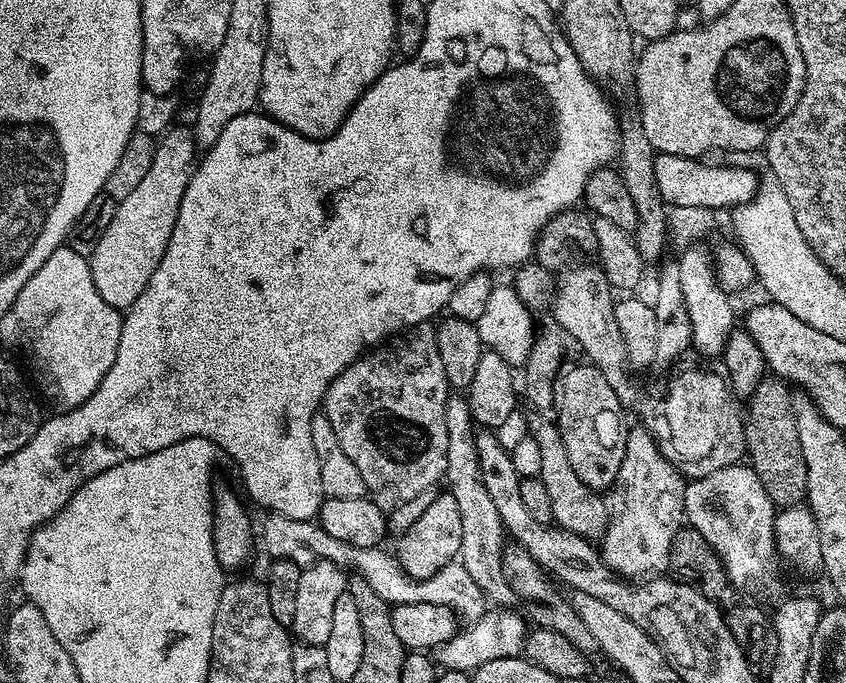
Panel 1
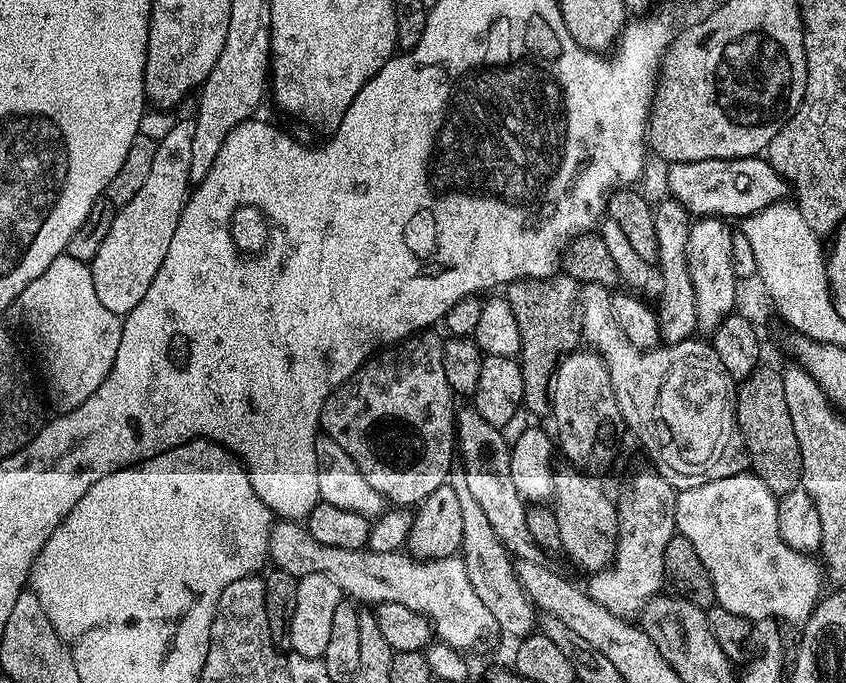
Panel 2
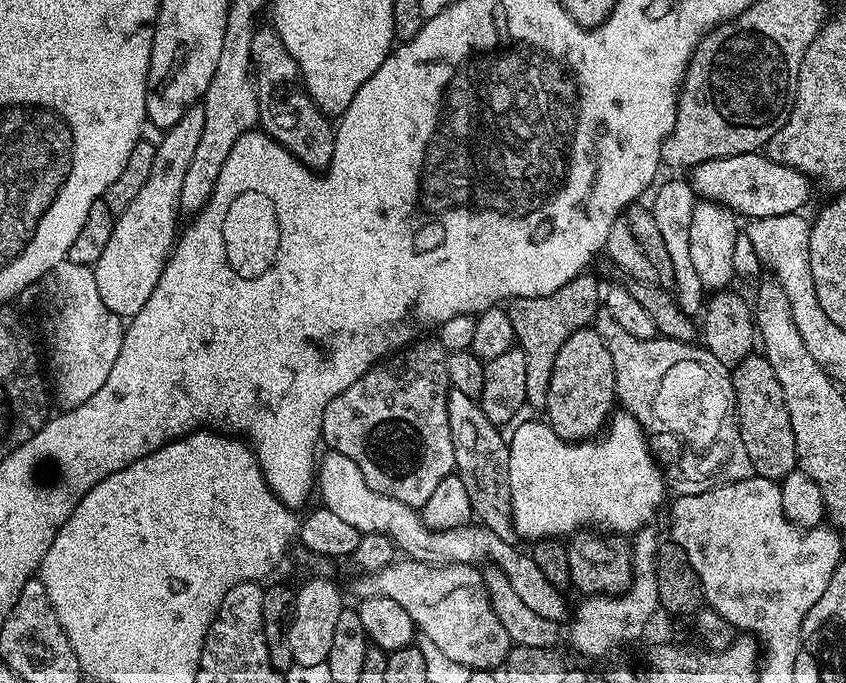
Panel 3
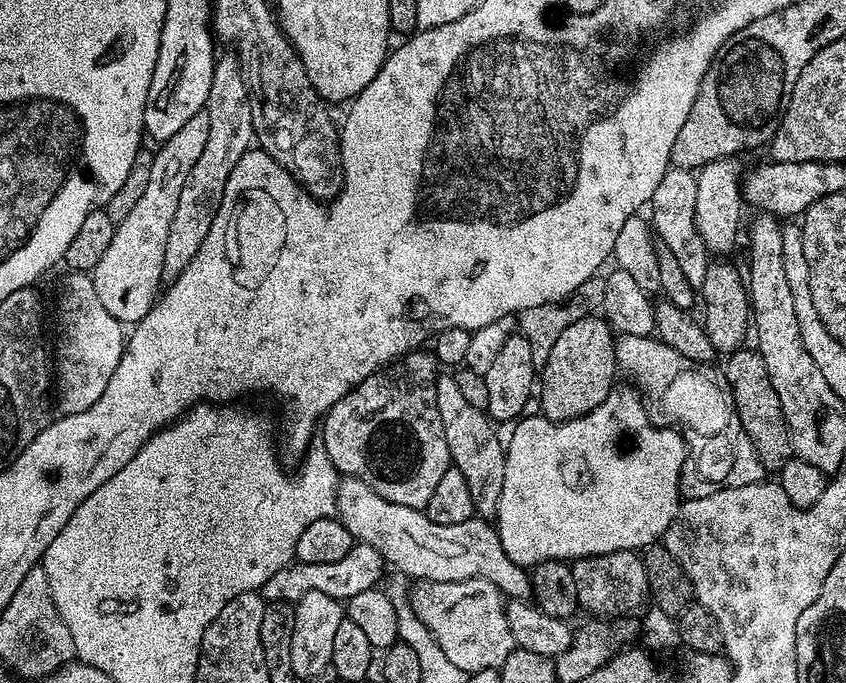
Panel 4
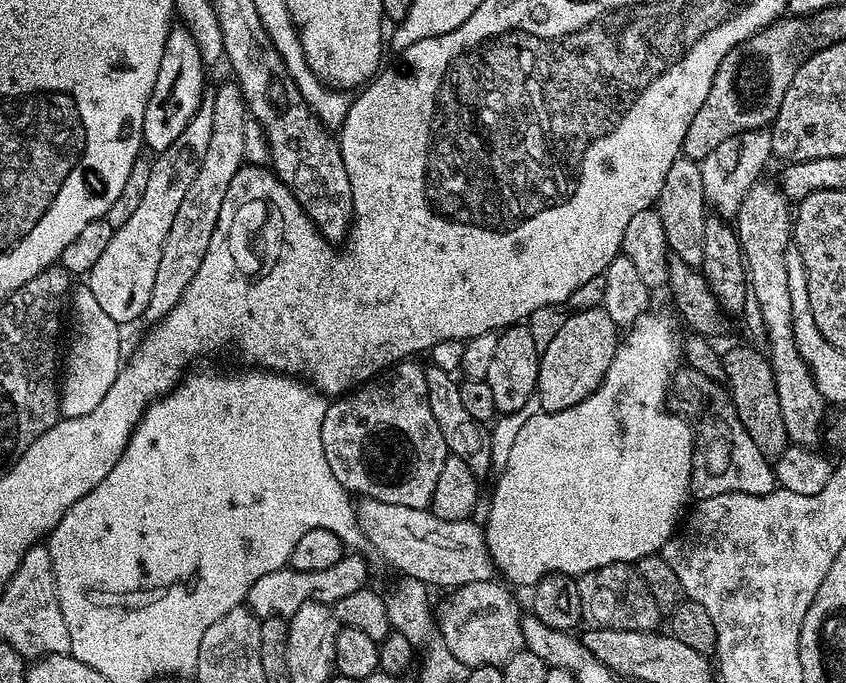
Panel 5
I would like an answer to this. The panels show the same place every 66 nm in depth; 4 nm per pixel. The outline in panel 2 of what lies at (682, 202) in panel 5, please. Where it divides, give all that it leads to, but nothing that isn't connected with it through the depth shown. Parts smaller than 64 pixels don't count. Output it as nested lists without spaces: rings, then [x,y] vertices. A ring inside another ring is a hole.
[[[665,198],[655,205],[652,213],[654,230],[658,234],[658,280],[660,276],[660,304],[656,317],[660,327],[660,339],[664,344],[677,344],[693,339],[698,332],[698,301],[694,299],[694,282],[686,270],[686,238],[690,213],[677,200]]]

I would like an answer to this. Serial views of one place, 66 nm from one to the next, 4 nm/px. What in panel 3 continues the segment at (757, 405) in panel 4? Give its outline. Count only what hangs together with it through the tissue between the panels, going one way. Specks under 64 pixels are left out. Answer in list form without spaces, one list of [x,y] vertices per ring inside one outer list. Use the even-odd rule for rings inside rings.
[[[753,354],[738,362],[738,366],[731,369],[731,374],[736,391],[736,421],[742,446],[746,446],[746,454],[750,454],[753,473],[767,480],[782,481],[791,472],[797,471],[798,465],[794,430],[790,430],[790,414],[786,414],[786,398],[782,398],[778,374],[774,374],[770,362],[762,354]]]

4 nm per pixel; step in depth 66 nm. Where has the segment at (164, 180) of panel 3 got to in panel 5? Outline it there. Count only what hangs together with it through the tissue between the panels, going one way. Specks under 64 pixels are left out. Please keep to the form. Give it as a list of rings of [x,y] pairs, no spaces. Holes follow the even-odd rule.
[[[205,98],[200,101],[194,118],[186,122],[186,130],[182,130],[182,134],[178,134],[178,138],[174,138],[174,142],[170,142],[170,146],[152,160],[150,182],[142,193],[138,210],[134,210],[134,215],[121,228],[113,231],[105,252],[88,271],[86,283],[90,294],[94,294],[98,306],[102,306],[103,312],[110,314],[118,325],[127,326],[131,320],[139,321],[144,315],[150,294],[154,291],[158,262],[162,262],[162,242],[166,242],[174,214],[178,214],[178,205],[182,198],[186,198],[186,190],[190,190],[190,182],[194,182],[198,166],[202,166],[213,126],[214,102]]]

